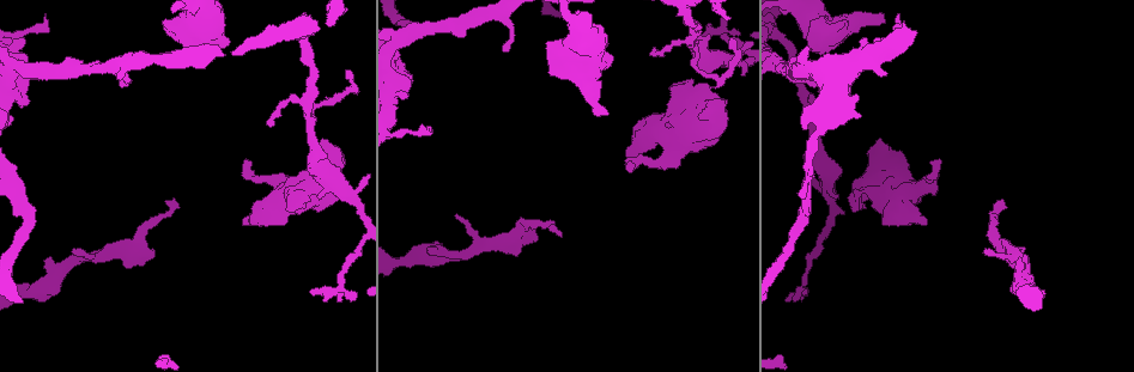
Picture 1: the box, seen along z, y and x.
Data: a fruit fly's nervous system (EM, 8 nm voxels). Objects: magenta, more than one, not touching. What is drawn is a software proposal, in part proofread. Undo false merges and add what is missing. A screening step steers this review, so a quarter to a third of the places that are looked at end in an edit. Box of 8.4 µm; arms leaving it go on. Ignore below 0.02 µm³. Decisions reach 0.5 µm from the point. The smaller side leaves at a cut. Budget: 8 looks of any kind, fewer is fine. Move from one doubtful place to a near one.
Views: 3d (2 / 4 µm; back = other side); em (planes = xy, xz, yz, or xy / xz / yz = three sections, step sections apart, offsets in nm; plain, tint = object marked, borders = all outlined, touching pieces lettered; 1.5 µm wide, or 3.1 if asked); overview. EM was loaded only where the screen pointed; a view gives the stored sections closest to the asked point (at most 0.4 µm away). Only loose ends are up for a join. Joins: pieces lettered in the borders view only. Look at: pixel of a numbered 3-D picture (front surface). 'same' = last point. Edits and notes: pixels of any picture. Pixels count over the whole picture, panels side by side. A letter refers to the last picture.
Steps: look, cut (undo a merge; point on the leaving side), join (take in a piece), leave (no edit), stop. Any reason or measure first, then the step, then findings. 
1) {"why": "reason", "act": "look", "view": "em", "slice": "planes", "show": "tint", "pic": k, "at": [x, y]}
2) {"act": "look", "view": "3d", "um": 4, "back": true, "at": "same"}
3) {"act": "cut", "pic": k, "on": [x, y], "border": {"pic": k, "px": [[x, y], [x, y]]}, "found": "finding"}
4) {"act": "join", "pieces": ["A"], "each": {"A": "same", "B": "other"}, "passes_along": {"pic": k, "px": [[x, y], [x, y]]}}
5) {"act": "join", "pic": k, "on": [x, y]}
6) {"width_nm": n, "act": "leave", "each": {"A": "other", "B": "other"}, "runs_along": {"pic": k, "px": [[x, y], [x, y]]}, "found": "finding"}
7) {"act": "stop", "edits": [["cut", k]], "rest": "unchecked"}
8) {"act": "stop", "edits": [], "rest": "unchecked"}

{"why": "free end", "act": "look", "view": "em", "slice": "planes", "show": "borders", "pic": 1, "at": [609, 113]}

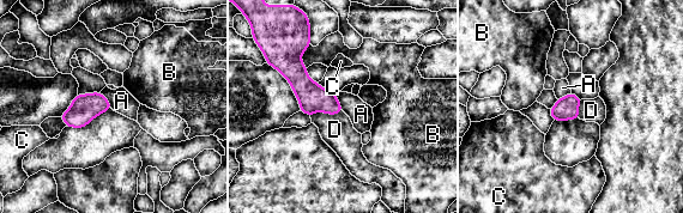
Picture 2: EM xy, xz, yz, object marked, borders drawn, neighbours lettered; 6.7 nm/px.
{"act": "join", "pieces": ["D"], "each": {"A": "other", "B": "other", "C": "other", "D": "same"}, "passes_along": {"pic": 2, "px": [[313, 98], [326, 113], [337, 131]]}, "found": "the neuron continues"}

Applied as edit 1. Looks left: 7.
{"why": "thick turns thin", "act": "look", "view": "em", "slice": "planes", "show": "borders", "pic": 1, "at": [302, 42]}

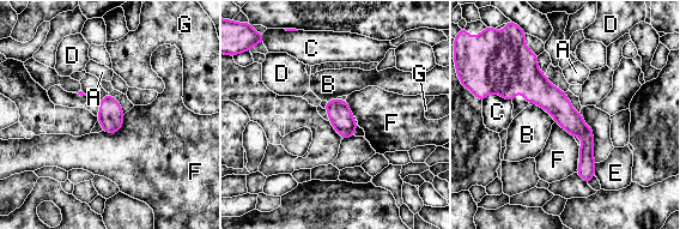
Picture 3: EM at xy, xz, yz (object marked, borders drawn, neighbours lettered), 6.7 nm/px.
{"act": "leave", "each": {"A": "other", "B": "other", "C": "other", "D": "other", "E": "other", "F": "other", "G": "other"}, "runs_along": {"pic": 3, "px": [[498, 90], [541, 91], [587, 137], [592, 173]]}, "found": "all the same neuron"}

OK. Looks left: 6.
{"why": "free end", "act": "look", "view": "em", "slice": "planes", "show": "borders", "pic": 1, "at": [706, 111]}

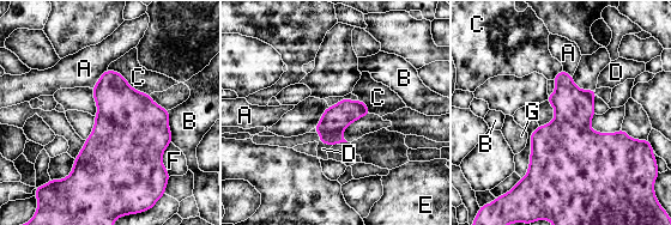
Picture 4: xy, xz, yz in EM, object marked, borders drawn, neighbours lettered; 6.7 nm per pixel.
{"act": "leave", "each": {"A": "other", "B": "other", "C": "other", "D": "other", "E": "other", "F": "other", "G": "other"}, "border": {"pic": 4, "px": [[107, 70], [91, 87]]}, "found": "none of them fits"}

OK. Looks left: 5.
{"act": "stop", "edits": [["join", 2]], "rest": "unchecked"}

